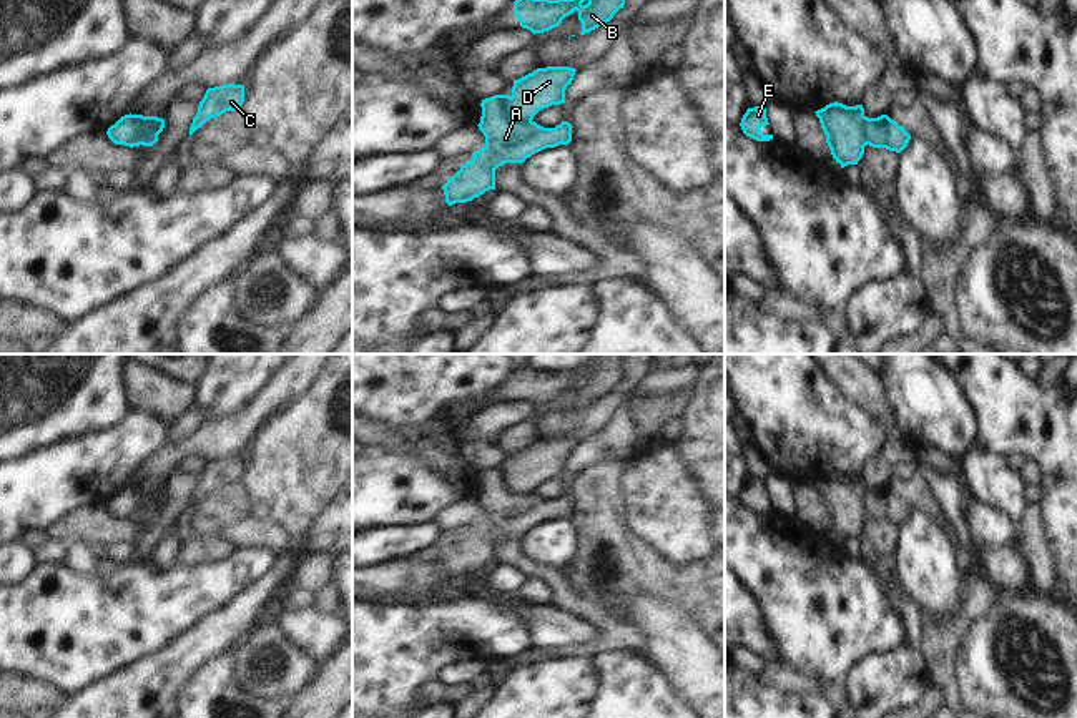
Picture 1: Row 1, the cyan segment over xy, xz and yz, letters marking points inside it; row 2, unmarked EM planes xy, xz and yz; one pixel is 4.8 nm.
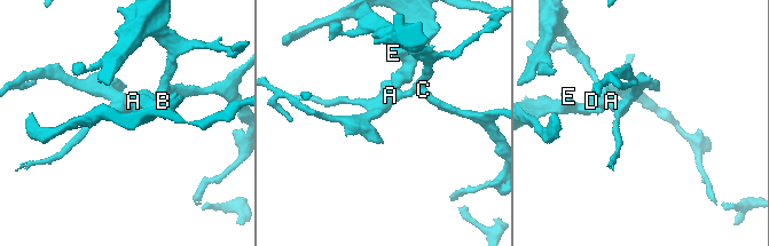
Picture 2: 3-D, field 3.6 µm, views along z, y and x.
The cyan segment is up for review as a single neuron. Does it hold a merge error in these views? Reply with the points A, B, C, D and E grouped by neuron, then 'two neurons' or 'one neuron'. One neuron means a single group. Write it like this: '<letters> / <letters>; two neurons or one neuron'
A C / B D E; two neurons

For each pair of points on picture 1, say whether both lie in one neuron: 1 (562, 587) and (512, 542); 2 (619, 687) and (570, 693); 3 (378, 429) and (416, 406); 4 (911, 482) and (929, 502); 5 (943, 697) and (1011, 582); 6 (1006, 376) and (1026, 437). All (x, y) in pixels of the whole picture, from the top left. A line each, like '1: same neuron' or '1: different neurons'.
1: same neuron
2: different neurons
3: different neurons
4: same neuron
5: different neurons
6: same neuron

